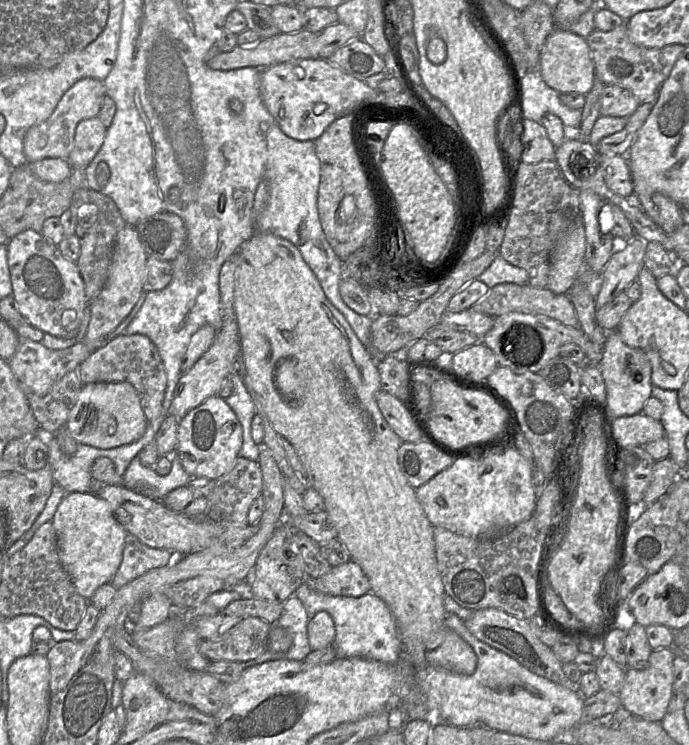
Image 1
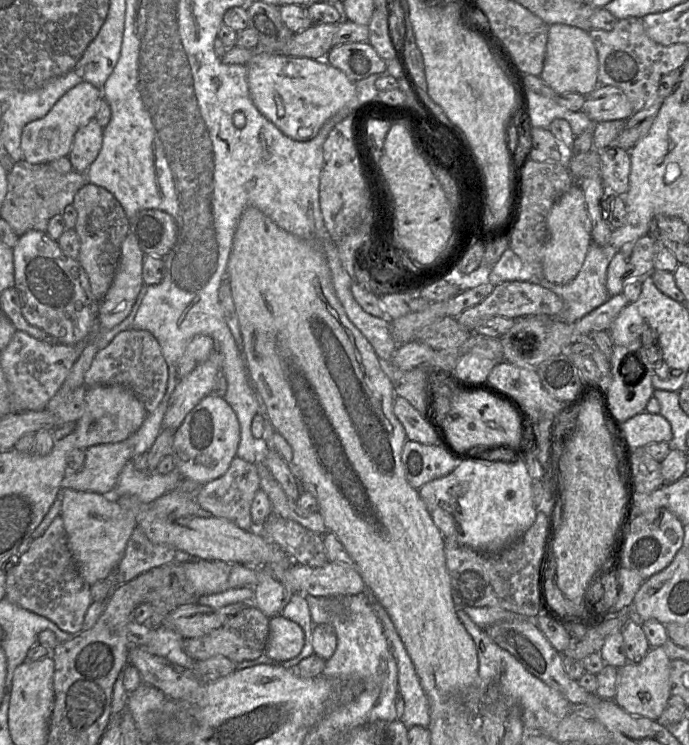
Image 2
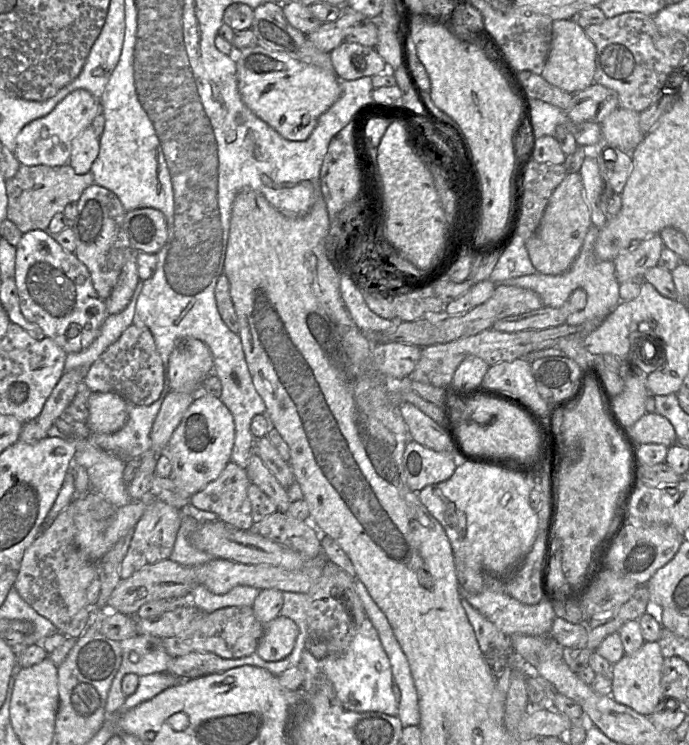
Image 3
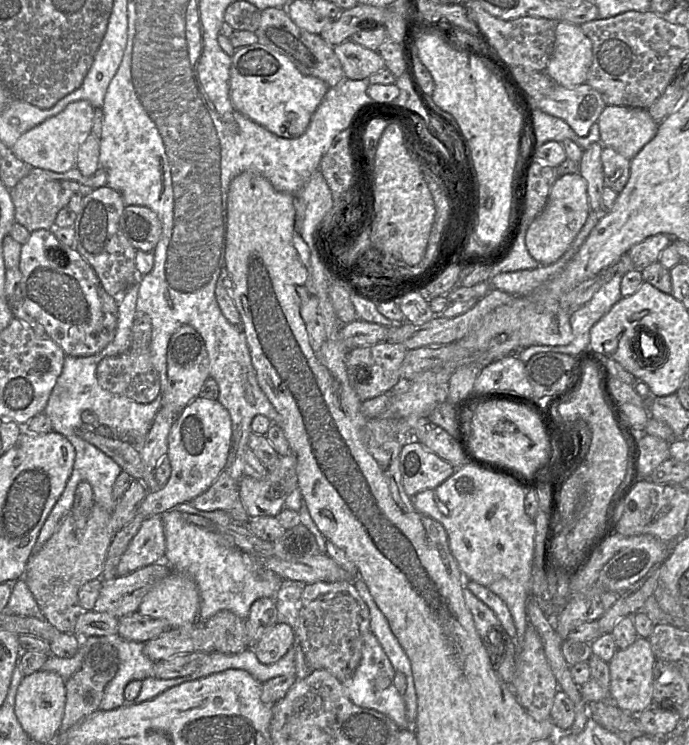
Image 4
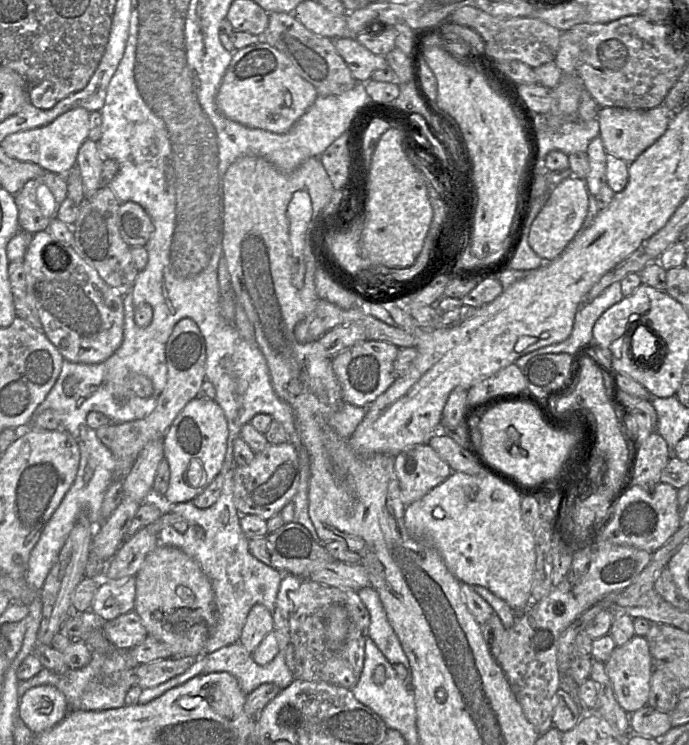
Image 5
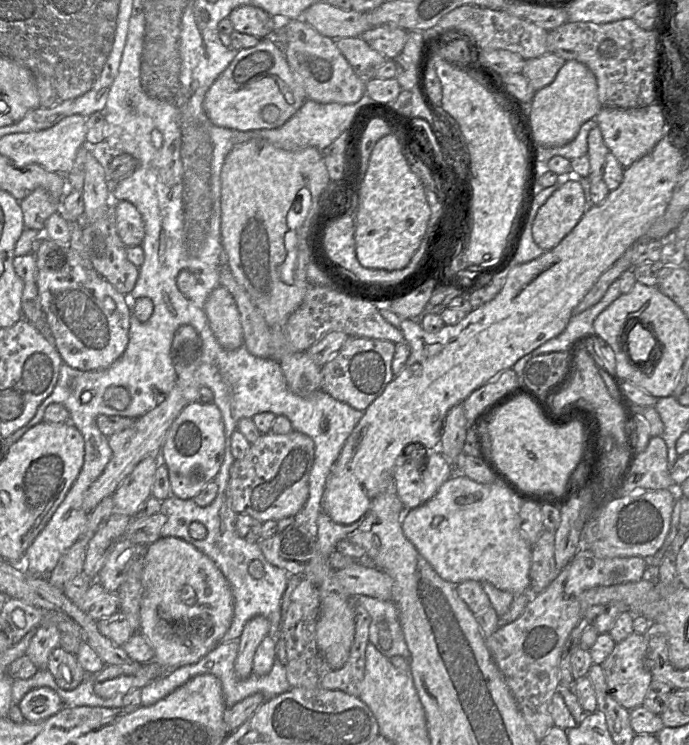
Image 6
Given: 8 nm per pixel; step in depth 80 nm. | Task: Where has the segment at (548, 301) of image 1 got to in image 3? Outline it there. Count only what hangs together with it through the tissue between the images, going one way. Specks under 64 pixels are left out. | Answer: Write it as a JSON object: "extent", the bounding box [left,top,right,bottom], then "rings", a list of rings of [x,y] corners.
{"extent":[434,284,542,344],"rings":[[[497,284],[492,296],[484,303],[461,315],[450,315],[445,320],[434,323],[434,344],[447,343],[478,334],[481,331],[492,328],[493,324],[502,318],[542,307],[542,300],[534,291],[517,286]]]}

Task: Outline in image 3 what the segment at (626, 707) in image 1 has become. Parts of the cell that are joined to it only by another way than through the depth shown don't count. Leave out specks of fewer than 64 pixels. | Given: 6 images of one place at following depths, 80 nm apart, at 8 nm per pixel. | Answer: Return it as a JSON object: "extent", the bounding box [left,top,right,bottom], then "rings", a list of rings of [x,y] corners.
{"extent":[612,641,664,716],"rings":[[[645,641],[636,653],[625,654],[617,663],[612,665],[612,698],[638,714],[650,716],[657,705],[664,700],[660,685],[664,659],[657,642]]]}

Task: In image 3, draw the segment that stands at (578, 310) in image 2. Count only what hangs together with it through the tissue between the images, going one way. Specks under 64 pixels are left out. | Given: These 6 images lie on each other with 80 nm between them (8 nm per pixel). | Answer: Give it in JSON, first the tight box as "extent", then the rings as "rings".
{"extent":[501,225,621,326],"rings":[[[594,225],[590,226],[578,256],[570,268],[564,273],[559,275],[546,275],[536,272],[531,275],[507,279],[501,284],[532,290],[540,296],[543,306],[553,308],[561,307],[568,300],[574,290],[582,288],[587,296],[586,305],[582,310],[570,314],[565,323],[576,326],[587,321],[603,321],[621,302],[621,299],[619,296],[620,283],[615,276],[613,261],[600,261],[594,254],[594,246],[599,230],[600,229]]]}

